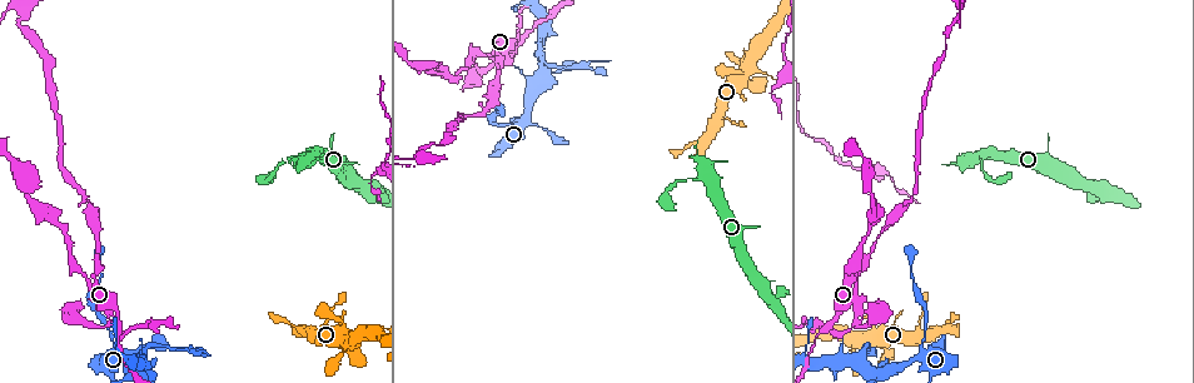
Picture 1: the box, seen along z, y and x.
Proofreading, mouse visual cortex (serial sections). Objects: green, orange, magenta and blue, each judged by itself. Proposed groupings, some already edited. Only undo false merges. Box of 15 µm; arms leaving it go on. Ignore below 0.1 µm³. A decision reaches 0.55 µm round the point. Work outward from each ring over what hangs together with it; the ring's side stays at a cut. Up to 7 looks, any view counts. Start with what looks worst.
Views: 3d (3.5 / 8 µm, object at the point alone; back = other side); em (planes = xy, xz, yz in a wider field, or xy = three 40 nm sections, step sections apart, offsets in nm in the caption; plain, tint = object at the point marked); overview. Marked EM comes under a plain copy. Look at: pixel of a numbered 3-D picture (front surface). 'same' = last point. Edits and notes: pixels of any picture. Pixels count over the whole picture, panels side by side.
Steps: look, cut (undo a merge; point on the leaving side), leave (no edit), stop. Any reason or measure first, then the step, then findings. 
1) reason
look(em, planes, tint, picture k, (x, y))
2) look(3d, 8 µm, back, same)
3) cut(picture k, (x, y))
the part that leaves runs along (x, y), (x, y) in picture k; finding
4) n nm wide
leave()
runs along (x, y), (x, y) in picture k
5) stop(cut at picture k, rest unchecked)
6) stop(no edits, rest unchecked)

thick turns thin
look(3d, 3.5 µm, picture 1, (112, 334))

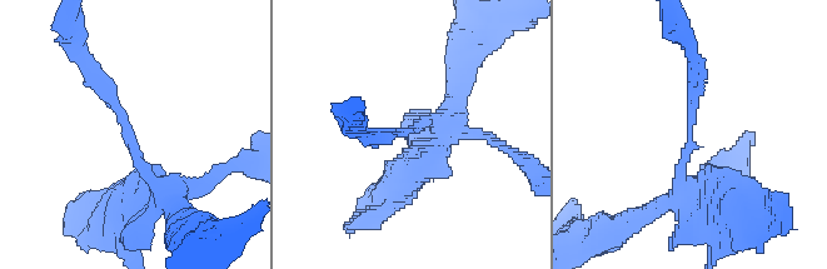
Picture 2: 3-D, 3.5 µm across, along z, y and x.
arms of 200, 250 nm
look(em, xy, step 1, tint, picture 2, (689, 132))

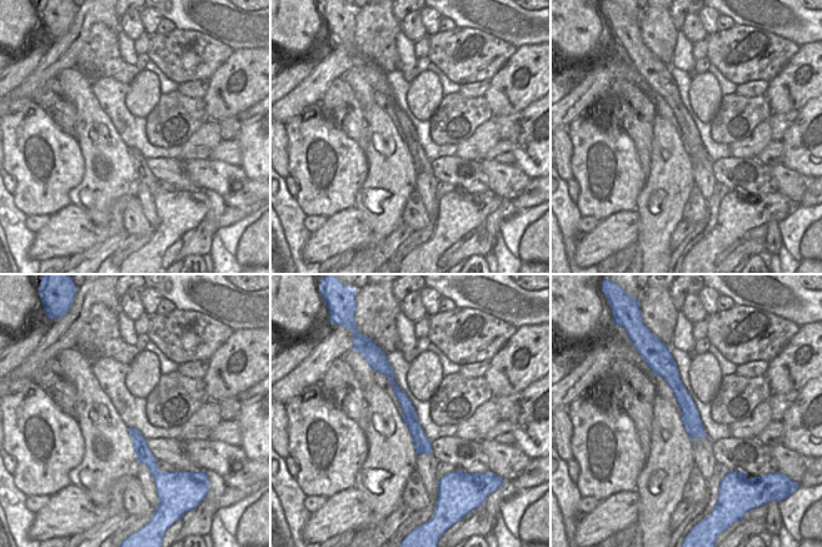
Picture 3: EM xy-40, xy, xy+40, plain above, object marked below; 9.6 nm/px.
150 nm wide
leave()
runs along (383, 368), (428, 449) in picture 3; one cell here

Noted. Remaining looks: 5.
look(3d, 3.5 µm, picture 1, (855, 321))

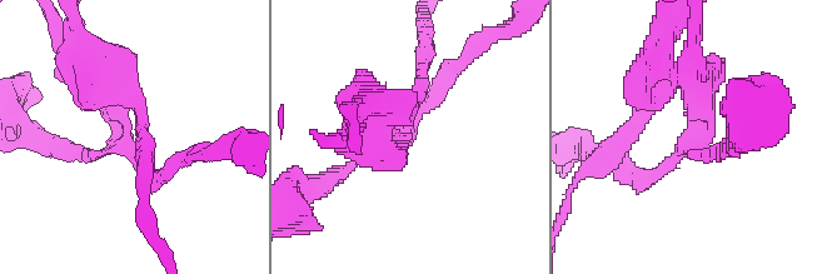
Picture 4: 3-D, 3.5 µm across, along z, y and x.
need the tissue
look(em, xy, step 2, tint, picture 4, (129, 135))

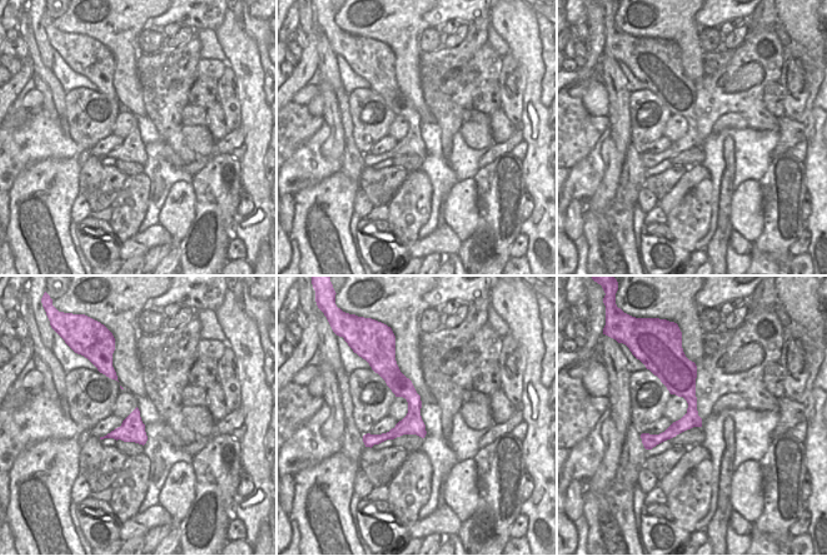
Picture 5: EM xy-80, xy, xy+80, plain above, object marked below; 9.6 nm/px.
arms of 150, 200, 350 nm
leave()
runs along (682, 75), (701, 90), (698, 155), (727, 148) in picture 4; one cell here

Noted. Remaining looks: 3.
look(3d, 3.5 µm, picture 1, (344, 323))

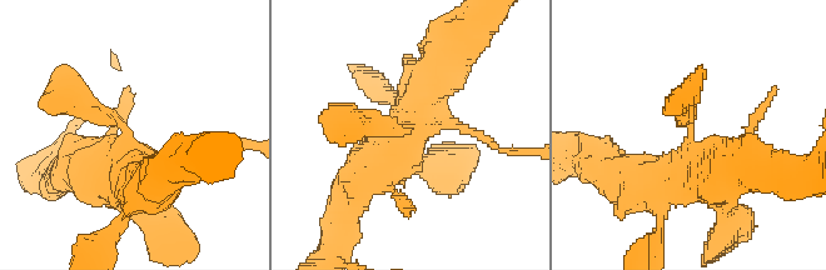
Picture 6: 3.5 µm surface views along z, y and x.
look(em, xy, step 3, tint, picture 6, (127, 134))

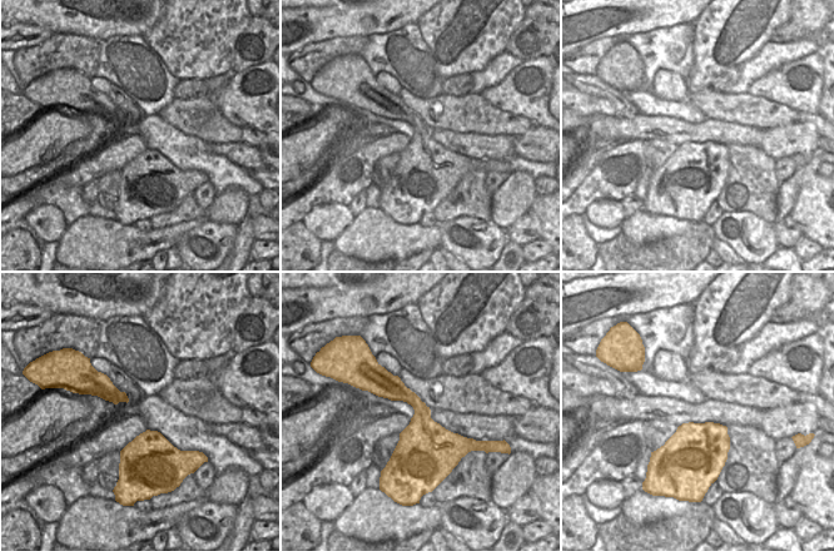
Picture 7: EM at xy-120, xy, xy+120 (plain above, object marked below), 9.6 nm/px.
leave()
runs along (727, 166), (701, 174), (688, 146), (695, 81) in picture 6; continuous, no second cell

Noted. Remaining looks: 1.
stop(no edits, rest unchecked)

